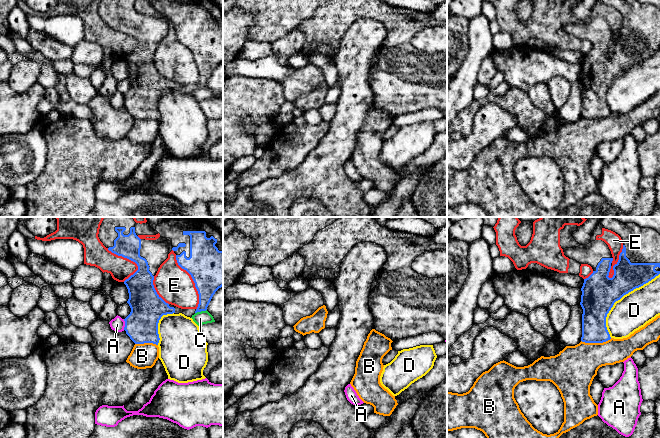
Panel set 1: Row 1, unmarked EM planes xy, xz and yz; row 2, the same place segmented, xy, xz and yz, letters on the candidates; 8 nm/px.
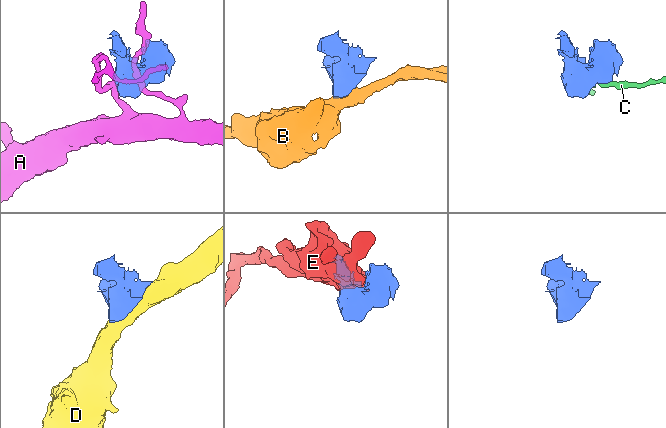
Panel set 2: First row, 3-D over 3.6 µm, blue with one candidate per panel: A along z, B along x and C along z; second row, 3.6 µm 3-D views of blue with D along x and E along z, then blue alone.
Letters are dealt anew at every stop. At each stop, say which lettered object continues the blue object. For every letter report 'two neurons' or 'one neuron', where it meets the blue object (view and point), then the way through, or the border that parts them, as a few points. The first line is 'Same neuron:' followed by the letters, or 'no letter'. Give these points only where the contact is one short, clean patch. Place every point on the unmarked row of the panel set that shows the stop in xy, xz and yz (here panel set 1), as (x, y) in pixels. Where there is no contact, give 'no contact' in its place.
Same neuron: no letter
A: two neurons; contact xy (125, 100)
B: two neurons; contact yz (596, 118); border yz (611, 114), (602, 118), (581, 117)
C: two neurons; contact xy (200, 87); border xy (206, 85), (195, 89)
D: two neurons; contact yz (619, 75)
E: two neurons; contact xy (194, 58)

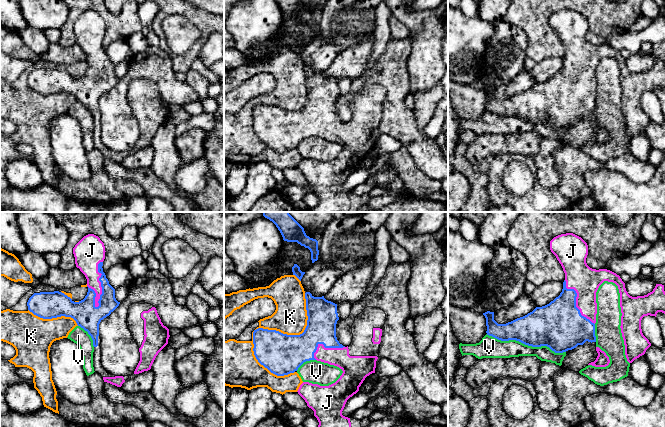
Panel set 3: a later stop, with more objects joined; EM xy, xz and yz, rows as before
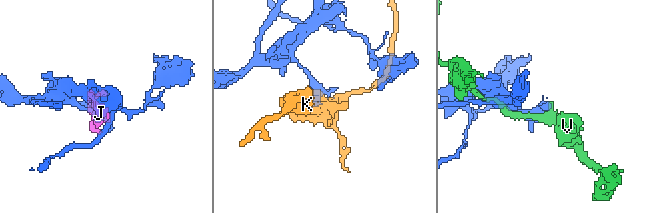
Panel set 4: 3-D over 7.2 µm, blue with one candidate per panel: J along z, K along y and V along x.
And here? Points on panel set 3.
Same neuron: J
J: one neuron; contact xy (101, 60)
K: two neurons; contact xz (273, 106)
V: two neurons; contact yz (526, 120)

